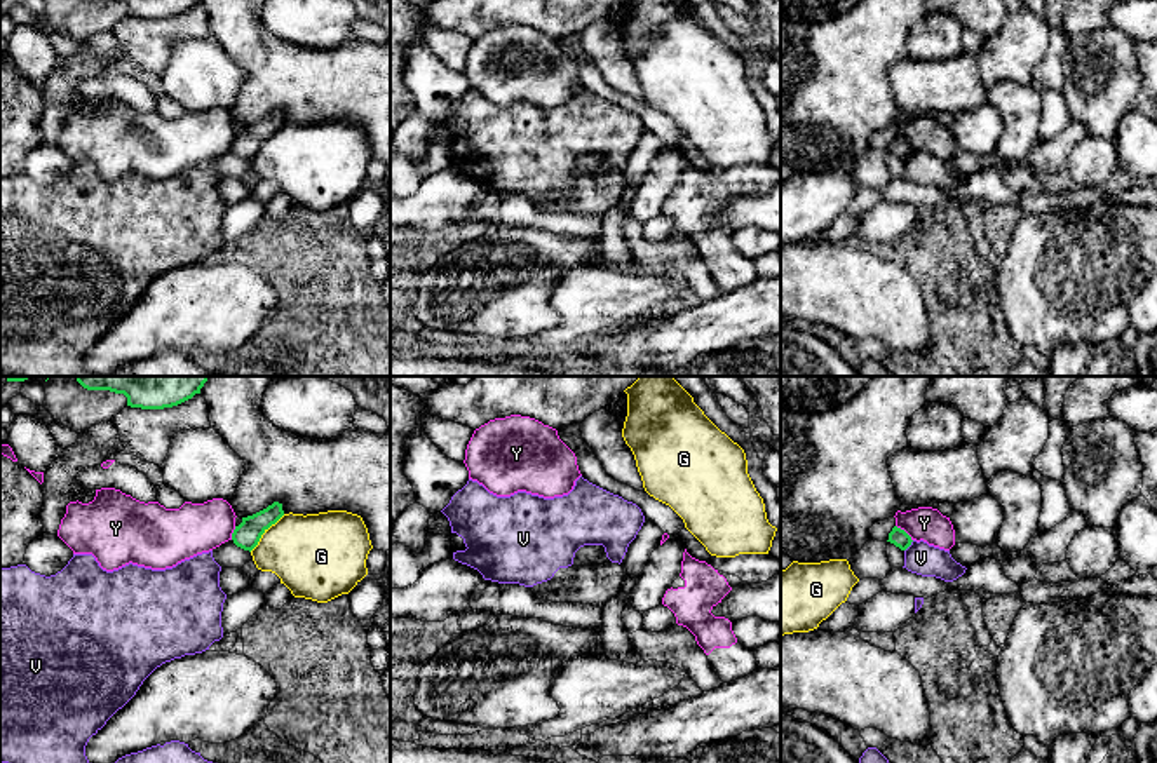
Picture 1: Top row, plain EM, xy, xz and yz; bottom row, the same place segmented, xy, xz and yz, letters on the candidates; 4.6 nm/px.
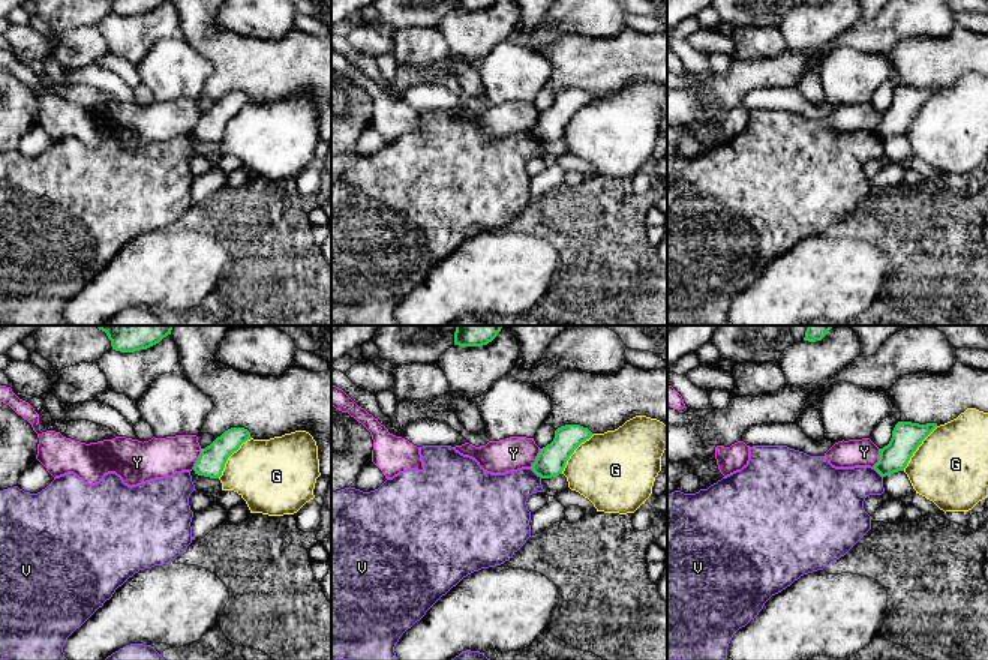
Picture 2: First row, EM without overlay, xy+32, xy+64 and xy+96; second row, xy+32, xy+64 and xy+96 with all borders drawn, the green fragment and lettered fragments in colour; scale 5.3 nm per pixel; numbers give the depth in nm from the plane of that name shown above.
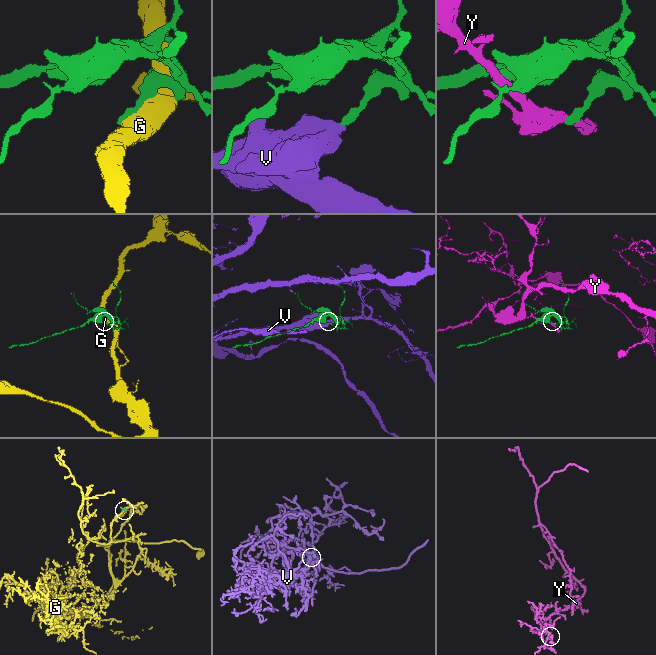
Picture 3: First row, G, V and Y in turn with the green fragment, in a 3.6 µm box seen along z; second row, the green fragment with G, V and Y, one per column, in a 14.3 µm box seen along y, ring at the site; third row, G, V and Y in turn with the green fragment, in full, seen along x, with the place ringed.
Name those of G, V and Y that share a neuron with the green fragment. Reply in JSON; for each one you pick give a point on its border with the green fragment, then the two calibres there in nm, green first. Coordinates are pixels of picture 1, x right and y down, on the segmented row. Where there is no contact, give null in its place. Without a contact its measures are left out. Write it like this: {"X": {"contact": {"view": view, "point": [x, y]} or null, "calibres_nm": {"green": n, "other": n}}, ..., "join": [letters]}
{"join": []}

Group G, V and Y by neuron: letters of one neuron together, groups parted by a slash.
G / V / Y

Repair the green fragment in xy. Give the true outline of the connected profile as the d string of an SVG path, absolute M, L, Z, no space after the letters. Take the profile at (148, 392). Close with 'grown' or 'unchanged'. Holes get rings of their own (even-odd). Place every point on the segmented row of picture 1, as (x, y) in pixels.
M77 376L77 382L87 390L124 394L131 408L164 409L200 394L207 378L209 376Z; unchanged

